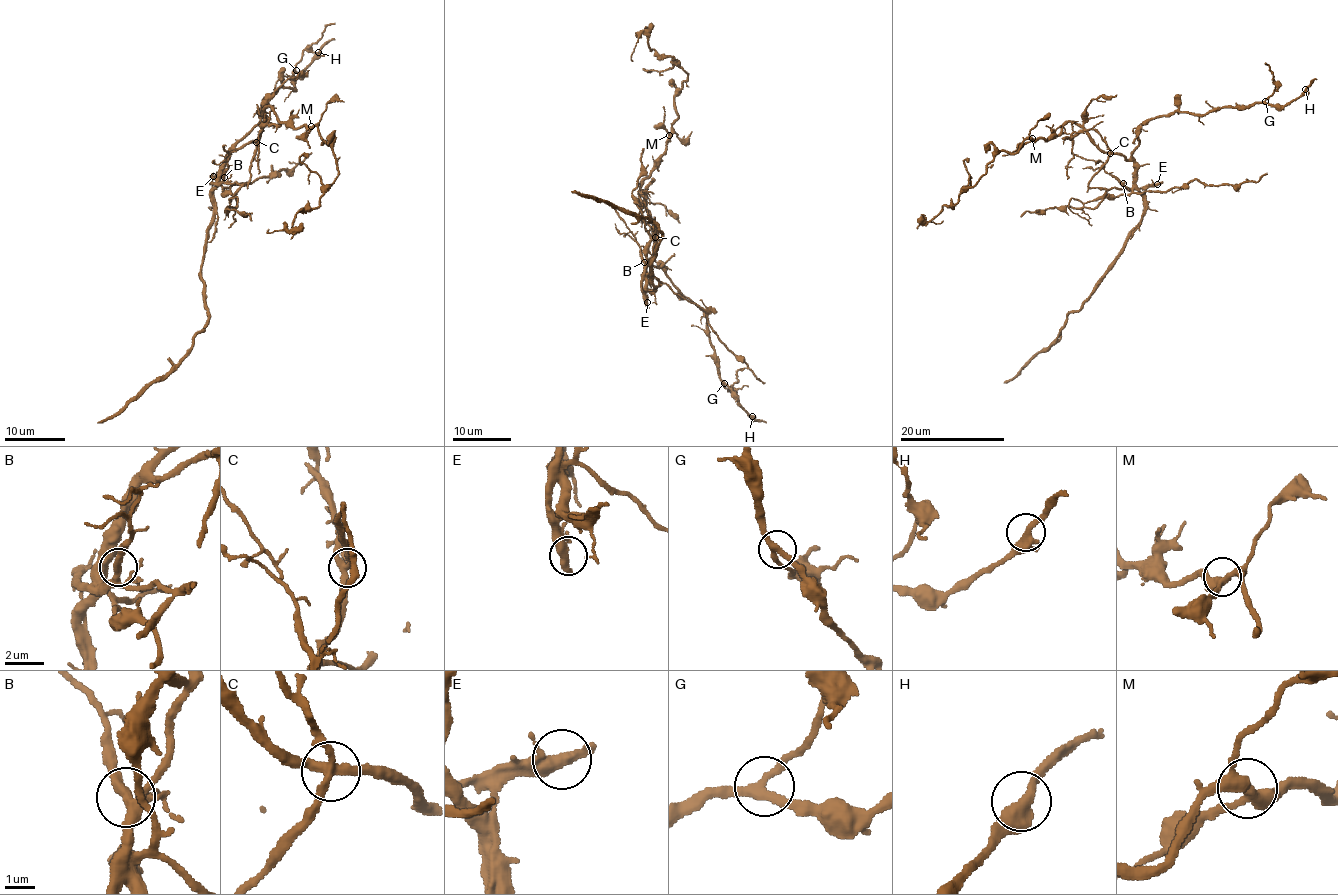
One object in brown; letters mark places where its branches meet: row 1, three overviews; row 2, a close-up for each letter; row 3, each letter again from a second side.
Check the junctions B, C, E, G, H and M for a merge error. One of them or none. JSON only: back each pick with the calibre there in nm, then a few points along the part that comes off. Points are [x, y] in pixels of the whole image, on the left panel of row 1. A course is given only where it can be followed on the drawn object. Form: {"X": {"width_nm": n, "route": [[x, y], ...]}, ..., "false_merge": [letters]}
{"C": {"width_nm": 320, "route": [[256, 141], [249, 180], [211, 182], [217, 223], [208, 242]]}, "false_merge": ["C"]}

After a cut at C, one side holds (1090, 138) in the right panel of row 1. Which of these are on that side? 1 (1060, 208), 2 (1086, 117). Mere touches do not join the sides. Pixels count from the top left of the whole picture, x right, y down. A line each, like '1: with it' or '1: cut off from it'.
1: with it
2: with it

